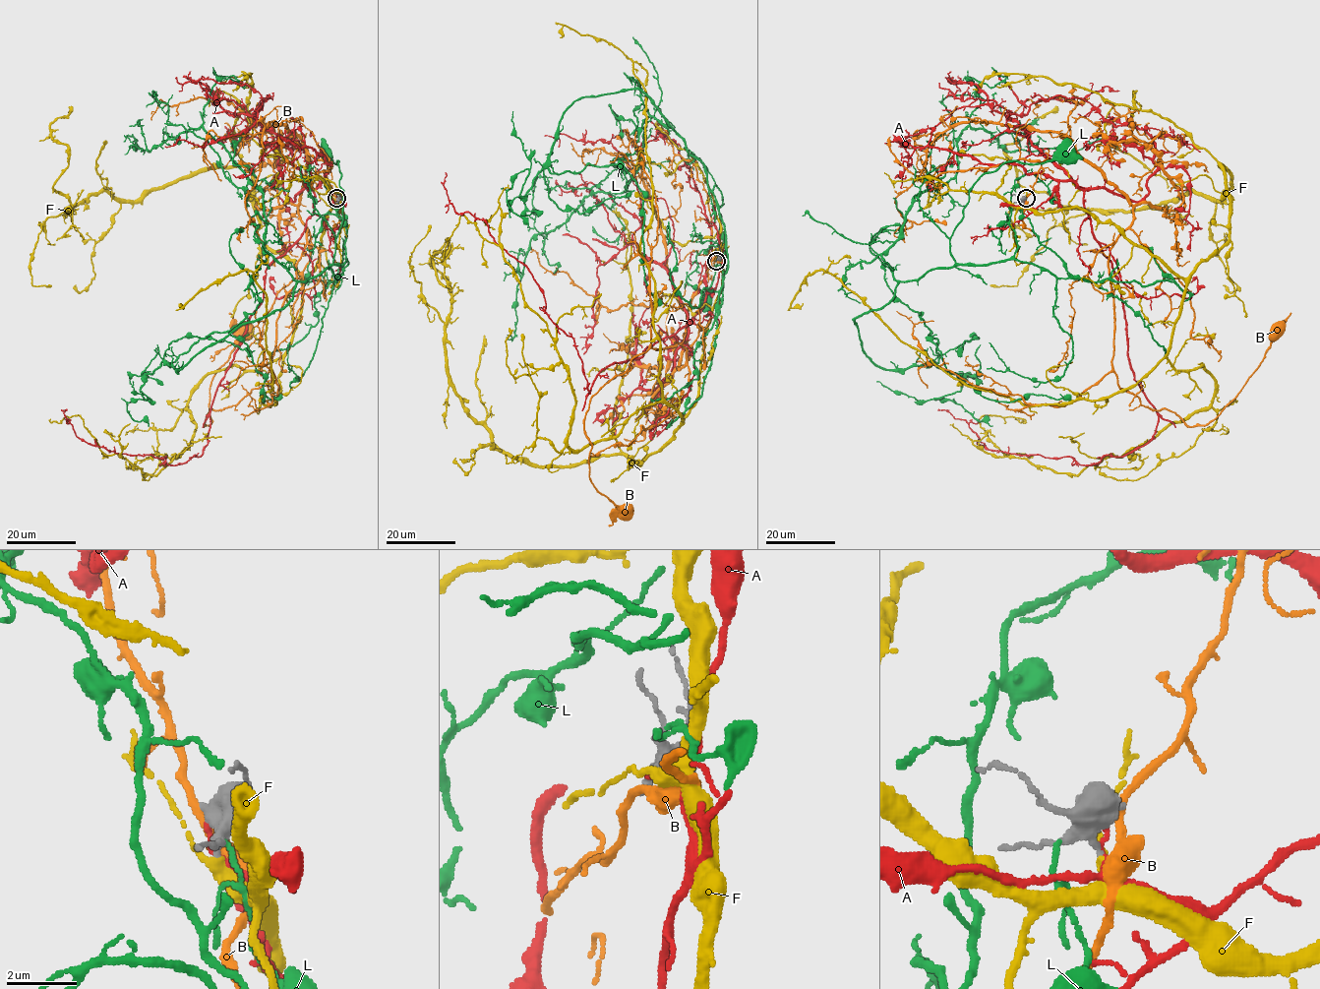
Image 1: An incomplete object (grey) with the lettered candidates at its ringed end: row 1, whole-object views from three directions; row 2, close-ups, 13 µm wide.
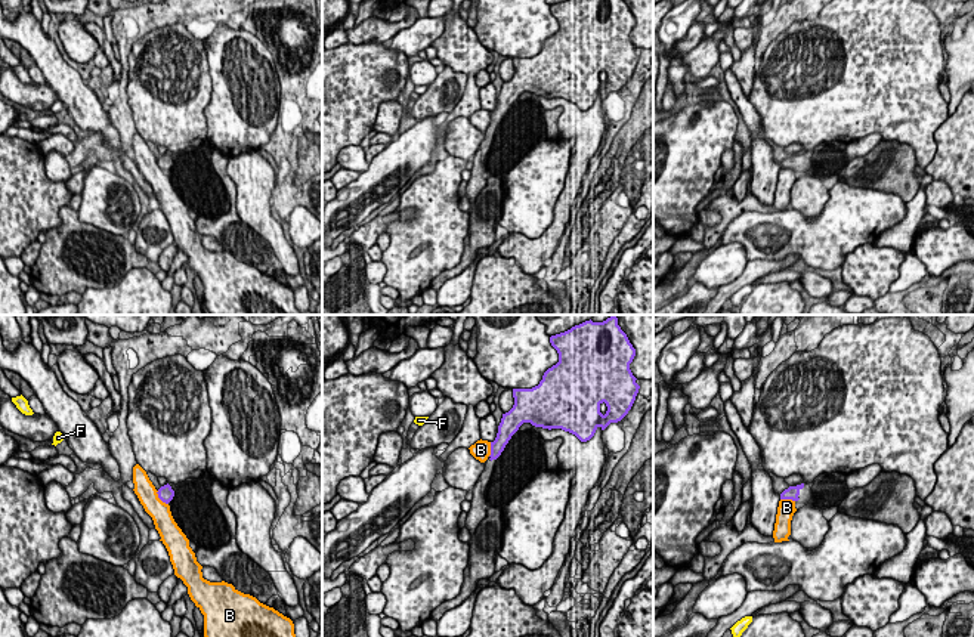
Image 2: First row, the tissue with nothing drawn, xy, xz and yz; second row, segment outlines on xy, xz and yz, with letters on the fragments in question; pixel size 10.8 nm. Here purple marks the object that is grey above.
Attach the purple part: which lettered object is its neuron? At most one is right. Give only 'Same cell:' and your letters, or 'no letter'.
Same cell: no letter

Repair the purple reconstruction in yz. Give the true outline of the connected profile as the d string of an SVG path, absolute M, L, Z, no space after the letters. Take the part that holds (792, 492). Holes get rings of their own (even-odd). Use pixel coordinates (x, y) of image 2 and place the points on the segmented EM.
M807 483L789 486L780 494L780 500L792 500L797 510L803 508L807 504L817 504L814 494Z

